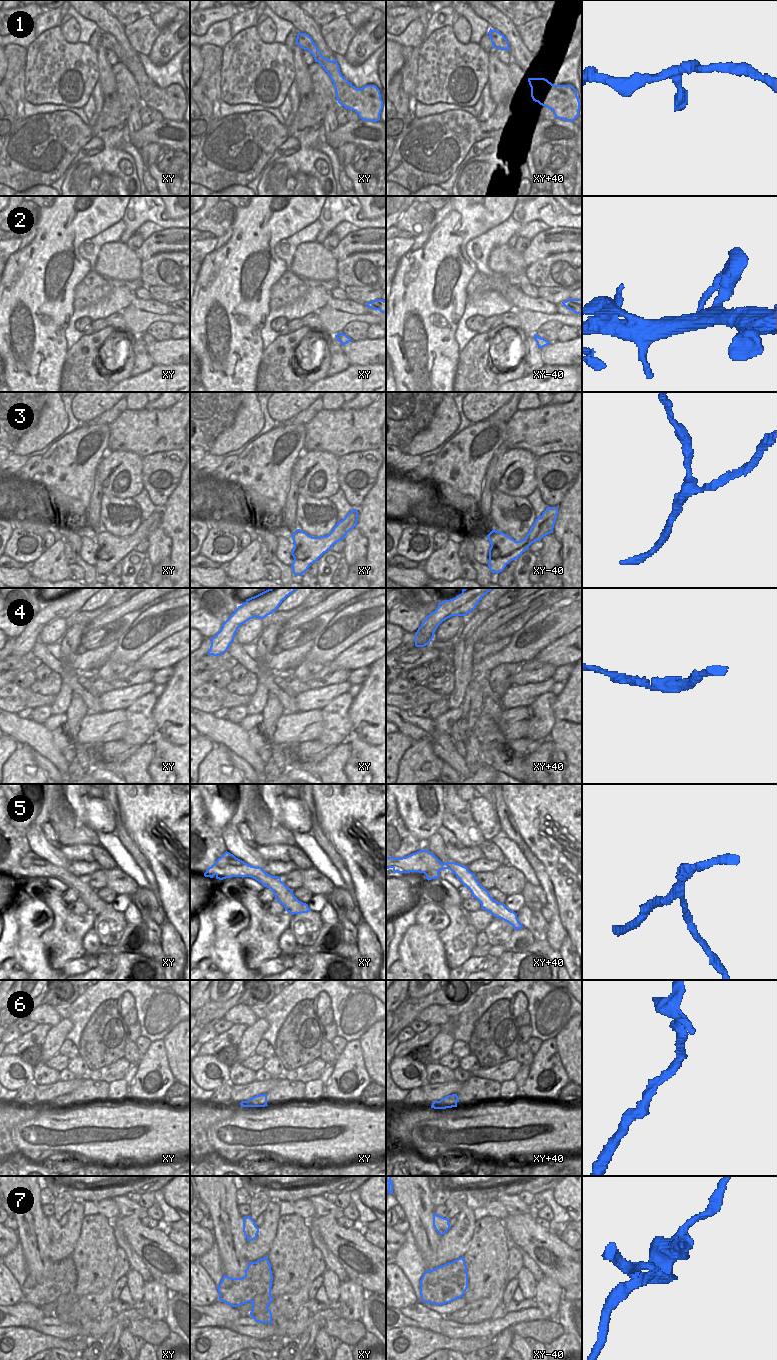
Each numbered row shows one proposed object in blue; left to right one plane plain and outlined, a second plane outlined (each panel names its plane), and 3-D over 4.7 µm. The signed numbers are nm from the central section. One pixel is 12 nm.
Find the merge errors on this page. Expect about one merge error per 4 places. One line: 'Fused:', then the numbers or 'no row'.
Fused: 5, 7

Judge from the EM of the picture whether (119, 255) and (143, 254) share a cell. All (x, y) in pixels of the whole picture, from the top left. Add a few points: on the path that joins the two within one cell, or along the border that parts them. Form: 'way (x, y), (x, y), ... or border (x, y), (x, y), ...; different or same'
border (134, 251), (141, 261); different

